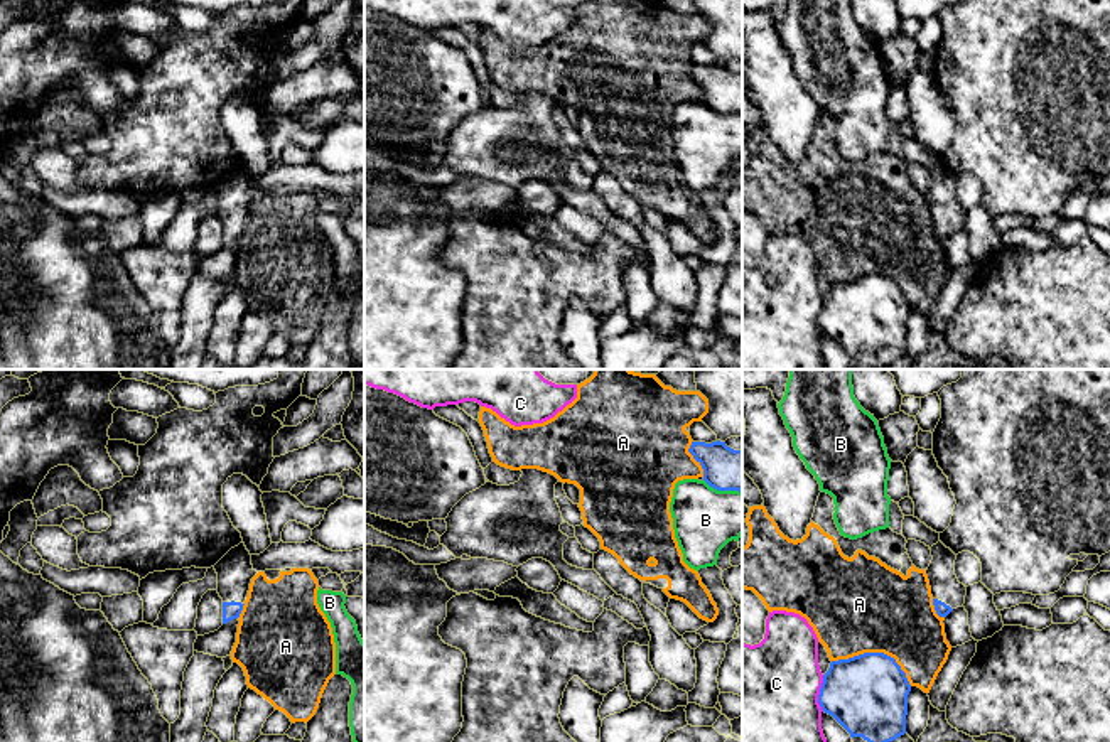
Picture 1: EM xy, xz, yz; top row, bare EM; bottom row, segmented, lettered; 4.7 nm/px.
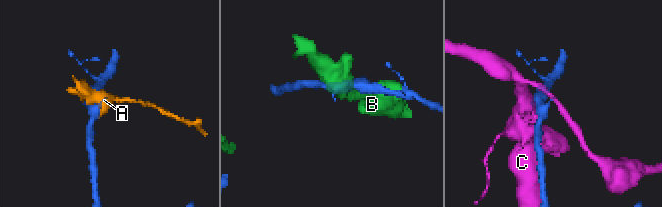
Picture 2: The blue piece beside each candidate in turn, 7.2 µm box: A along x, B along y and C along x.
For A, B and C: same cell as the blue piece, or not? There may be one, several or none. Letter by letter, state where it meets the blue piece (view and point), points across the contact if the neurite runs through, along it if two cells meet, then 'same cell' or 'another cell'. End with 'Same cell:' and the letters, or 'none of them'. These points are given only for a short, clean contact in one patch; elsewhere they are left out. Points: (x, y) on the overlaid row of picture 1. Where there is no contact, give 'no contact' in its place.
A: meets blue in yz at (876, 653); another cell
B: meets blue in xz at (722, 489); another cell
C: meets blue in yz at (820, 693); another cell
Same cell: none of them

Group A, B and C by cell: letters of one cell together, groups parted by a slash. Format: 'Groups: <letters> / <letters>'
Groups: A / B / C

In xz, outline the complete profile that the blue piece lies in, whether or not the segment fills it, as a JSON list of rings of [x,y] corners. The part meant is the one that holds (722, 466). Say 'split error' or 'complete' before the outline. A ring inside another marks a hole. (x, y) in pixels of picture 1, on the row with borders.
complete; [[[692,442],[688,452],[703,469],[703,481],[717,491],[742,492],[742,450],[725,442]]]

